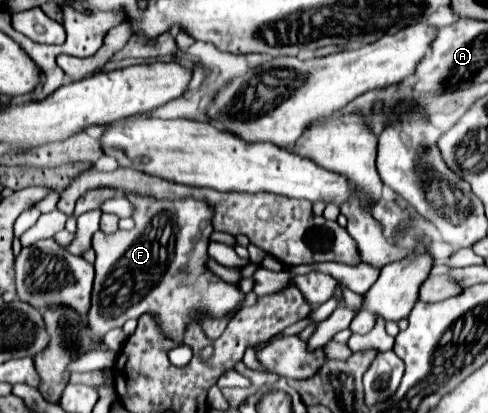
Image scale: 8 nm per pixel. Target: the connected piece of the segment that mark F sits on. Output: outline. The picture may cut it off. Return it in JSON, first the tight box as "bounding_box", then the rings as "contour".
{"bounding_box":[86,192,244,344],"contour":[[[126,192],[124,198],[132,204],[134,228],[114,234],[96,232],[92,248],[96,252],[96,280],[92,290],[92,304],[86,314],[92,342],[104,344],[104,334],[122,328],[126,320],[138,320],[142,314],[156,316],[166,338],[182,342],[188,324],[198,322],[200,316],[224,318],[240,310],[244,292],[218,278],[206,268],[208,244],[212,230],[214,208],[192,196],[178,200],[158,200],[136,192]]]}

